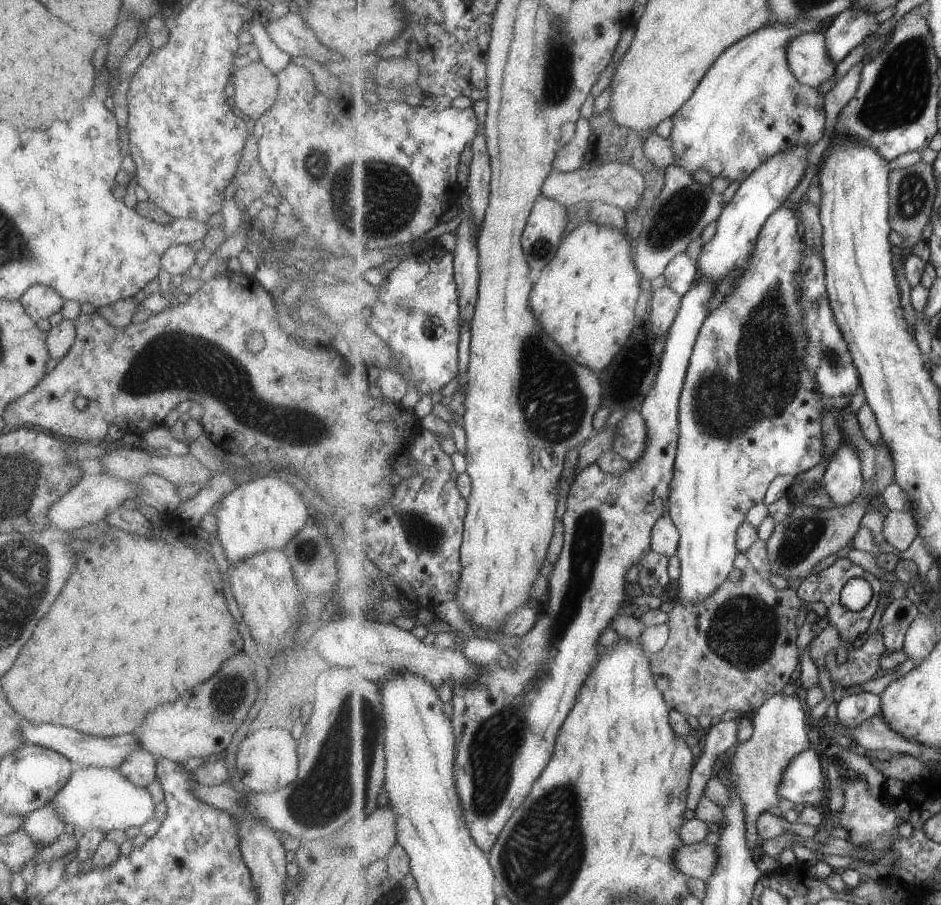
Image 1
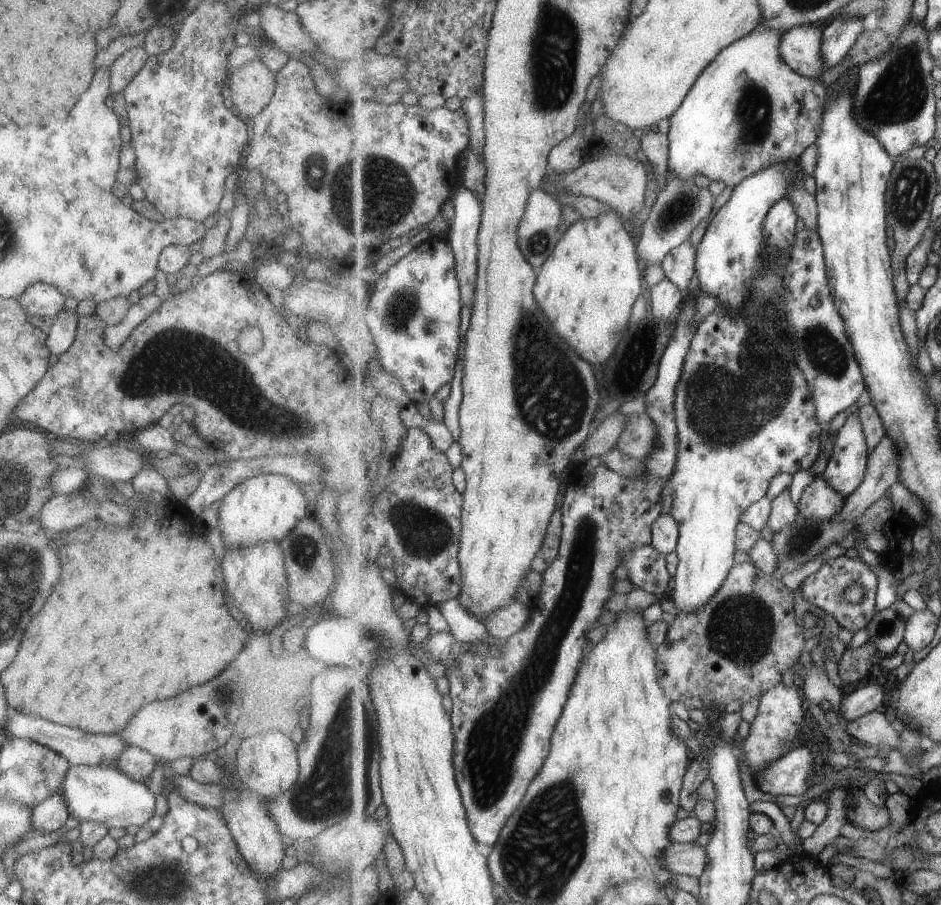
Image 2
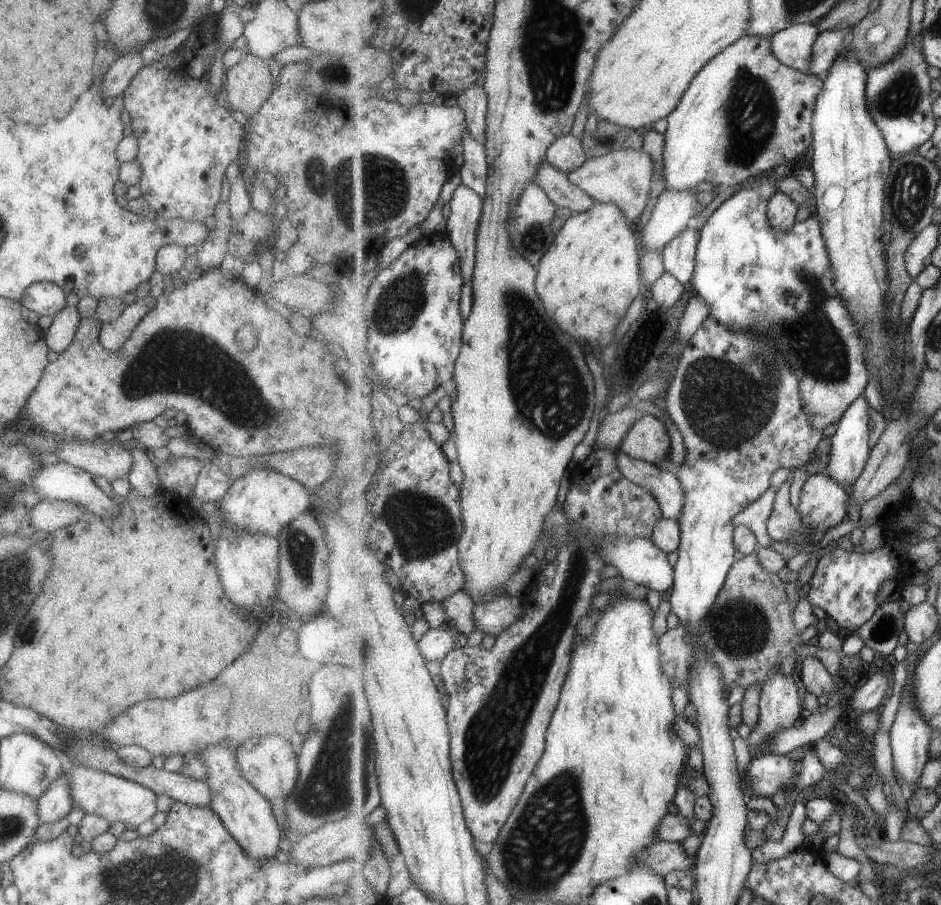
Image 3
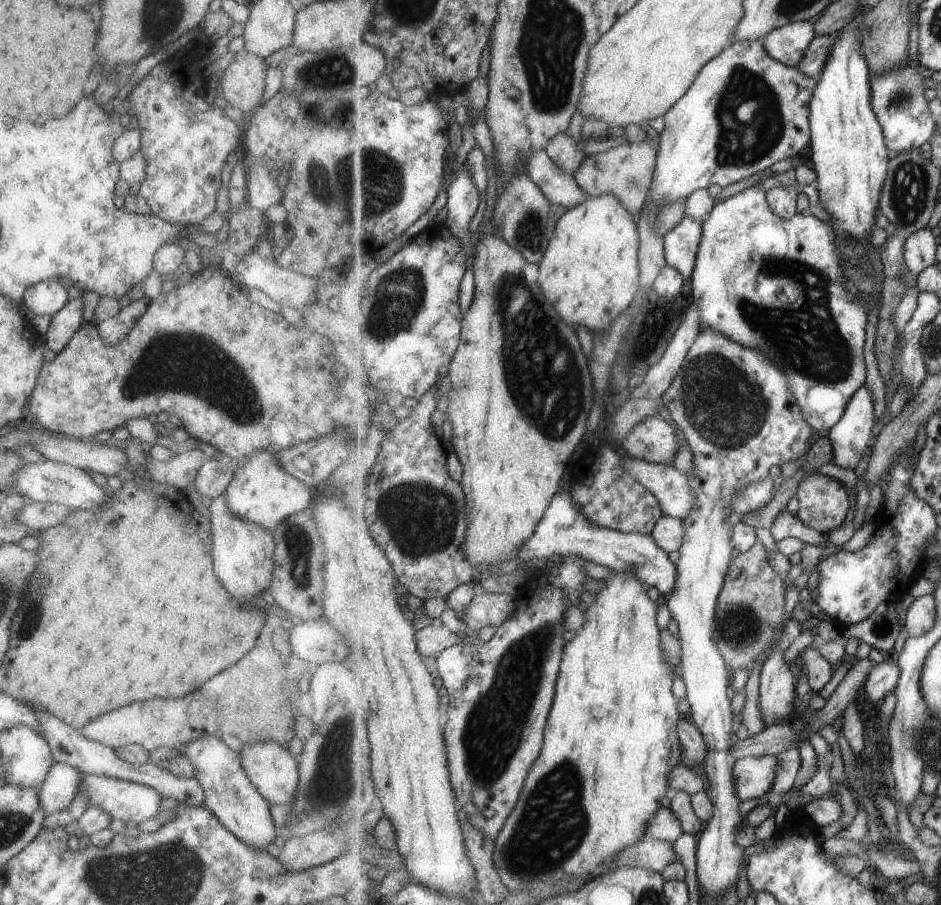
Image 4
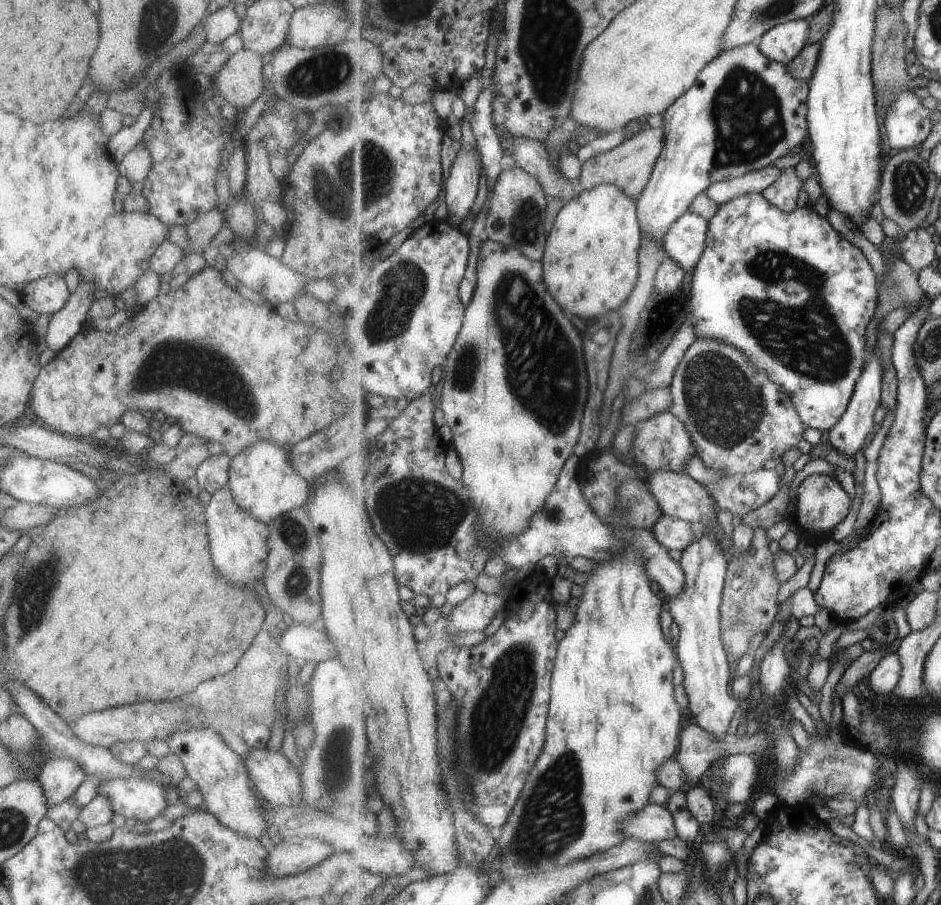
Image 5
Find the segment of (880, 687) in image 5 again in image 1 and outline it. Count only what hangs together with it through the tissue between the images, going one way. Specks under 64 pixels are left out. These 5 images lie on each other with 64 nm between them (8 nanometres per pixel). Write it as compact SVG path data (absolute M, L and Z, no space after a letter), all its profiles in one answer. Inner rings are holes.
M861 691L856 695L844 695L837 704L838 724L843 727L857 728L875 715L879 715L882 709L882 695L875 695Z

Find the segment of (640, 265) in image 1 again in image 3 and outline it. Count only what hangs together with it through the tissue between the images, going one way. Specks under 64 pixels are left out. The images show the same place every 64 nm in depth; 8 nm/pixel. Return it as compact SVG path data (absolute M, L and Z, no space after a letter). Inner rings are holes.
M697 188L667 189L658 198L641 233L641 247L662 251L697 218Z

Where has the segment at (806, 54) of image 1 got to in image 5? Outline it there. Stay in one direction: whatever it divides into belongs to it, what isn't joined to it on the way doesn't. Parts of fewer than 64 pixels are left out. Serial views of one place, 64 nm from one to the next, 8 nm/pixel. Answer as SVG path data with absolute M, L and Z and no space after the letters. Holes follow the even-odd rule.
M797 19L774 26L759 39L760 49L777 62L788 65L809 44L809 20Z

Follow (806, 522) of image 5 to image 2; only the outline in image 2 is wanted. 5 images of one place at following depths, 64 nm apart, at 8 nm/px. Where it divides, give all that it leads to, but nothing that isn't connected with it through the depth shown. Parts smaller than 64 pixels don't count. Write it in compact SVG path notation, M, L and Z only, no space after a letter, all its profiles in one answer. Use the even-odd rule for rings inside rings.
M819 475L802 492L798 508L812 520L830 521L845 503L844 496L831 486L823 475Z

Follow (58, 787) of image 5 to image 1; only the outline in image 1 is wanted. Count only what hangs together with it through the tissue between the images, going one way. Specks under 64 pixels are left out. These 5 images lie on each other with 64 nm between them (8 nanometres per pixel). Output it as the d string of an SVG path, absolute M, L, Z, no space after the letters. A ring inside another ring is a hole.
M49 802L25 816L21 829L32 843L45 847L64 836L63 825Z

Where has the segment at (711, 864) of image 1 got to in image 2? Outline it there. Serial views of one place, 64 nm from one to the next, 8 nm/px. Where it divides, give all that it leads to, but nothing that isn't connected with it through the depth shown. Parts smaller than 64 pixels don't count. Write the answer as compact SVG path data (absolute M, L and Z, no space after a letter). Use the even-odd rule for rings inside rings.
M673 843L664 851L664 865L675 874L700 878L708 863L706 846L694 843Z

